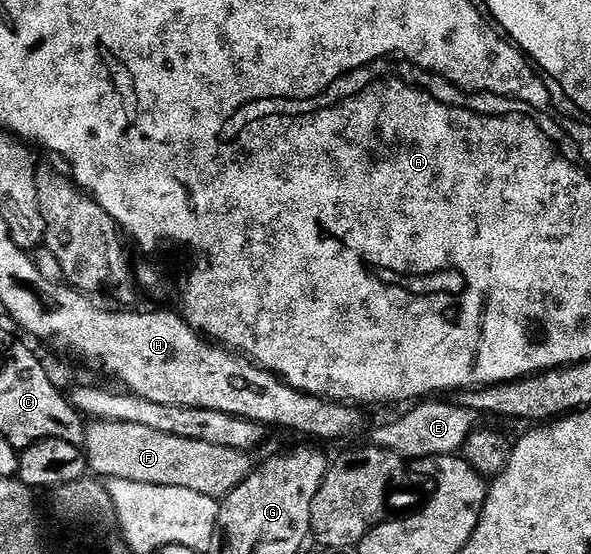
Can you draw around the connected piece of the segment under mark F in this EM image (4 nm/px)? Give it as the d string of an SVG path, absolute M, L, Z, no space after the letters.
M92 420L85 428L83 450L89 471L102 480L179 485L218 501L238 487L255 466L250 452L207 445L207 441L187 441L187 437L171 437L171 433L159 433L159 429L147 429L147 425L135 425L131 421Z

